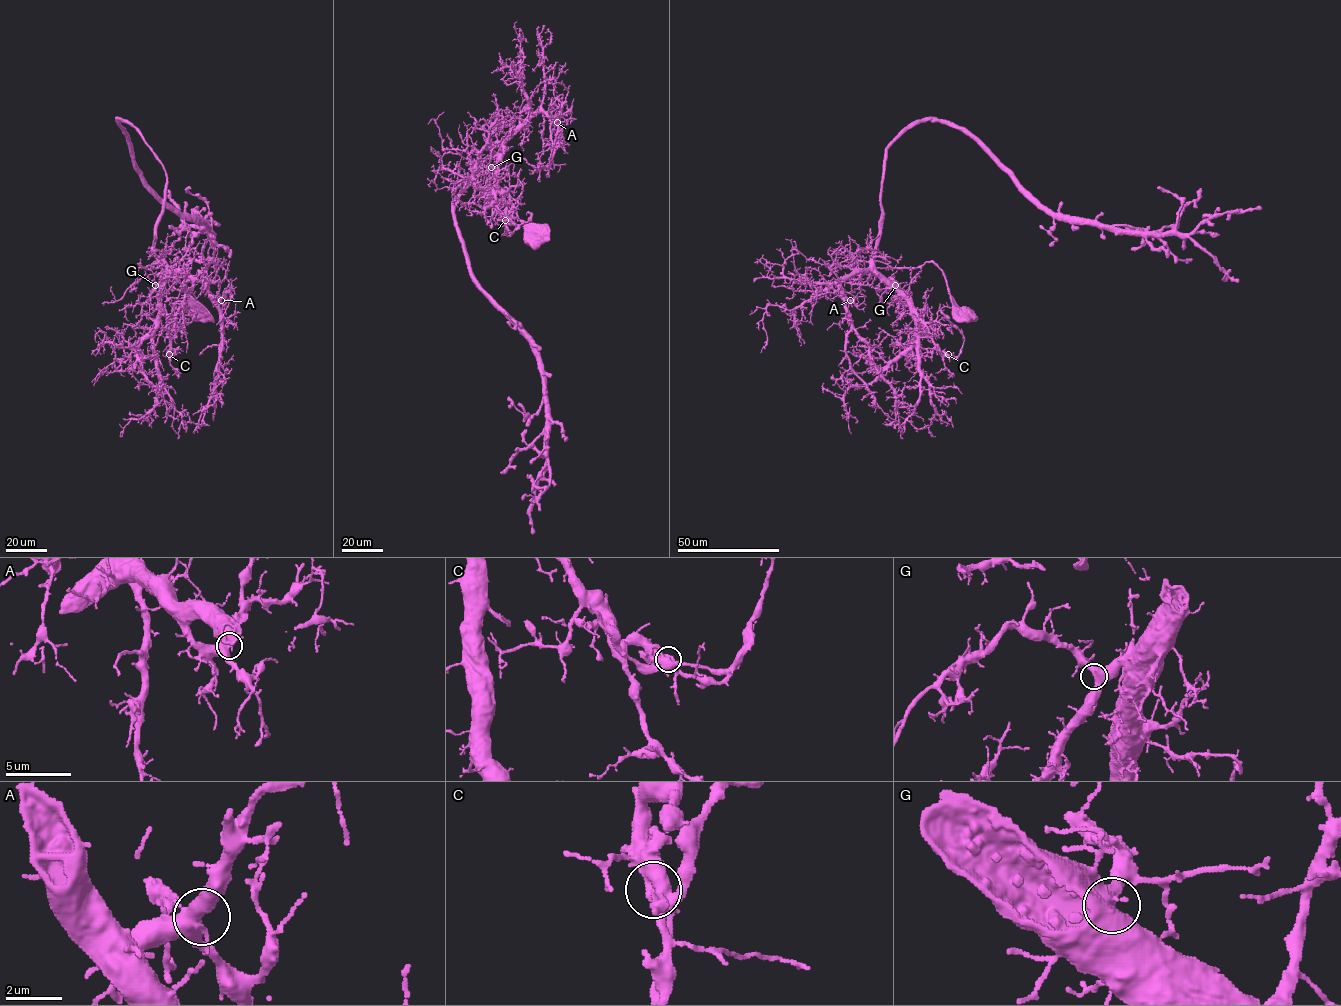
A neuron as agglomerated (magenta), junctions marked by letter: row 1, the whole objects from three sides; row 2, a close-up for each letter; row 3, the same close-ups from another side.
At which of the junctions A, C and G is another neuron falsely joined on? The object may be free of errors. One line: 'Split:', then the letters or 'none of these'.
Split: C

